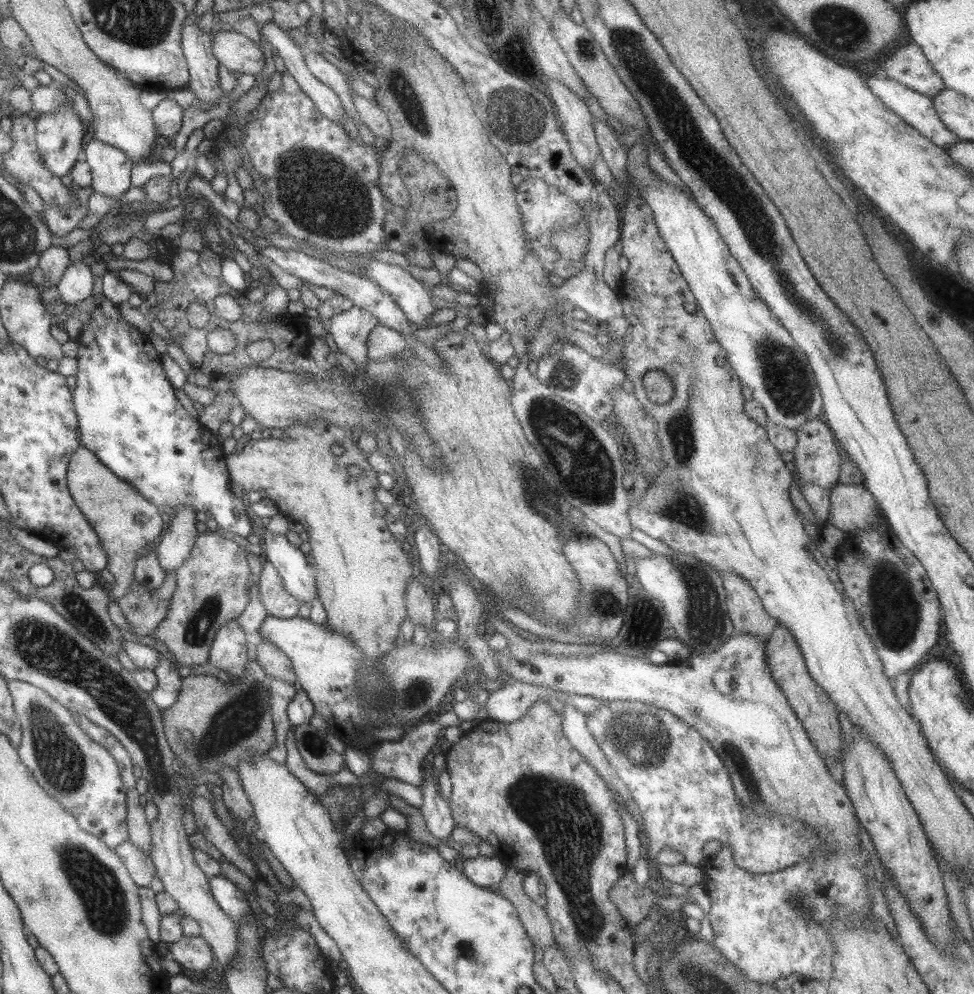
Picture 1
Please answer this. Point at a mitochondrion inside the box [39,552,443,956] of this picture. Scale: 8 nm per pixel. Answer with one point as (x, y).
(106, 904)

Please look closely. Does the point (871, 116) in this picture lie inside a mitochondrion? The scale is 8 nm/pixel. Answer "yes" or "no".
no

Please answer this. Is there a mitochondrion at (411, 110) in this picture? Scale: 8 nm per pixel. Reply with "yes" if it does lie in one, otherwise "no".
no

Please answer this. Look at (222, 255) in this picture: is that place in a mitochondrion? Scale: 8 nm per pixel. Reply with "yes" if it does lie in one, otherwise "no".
no

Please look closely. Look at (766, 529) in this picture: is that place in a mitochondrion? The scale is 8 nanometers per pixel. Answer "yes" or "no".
no

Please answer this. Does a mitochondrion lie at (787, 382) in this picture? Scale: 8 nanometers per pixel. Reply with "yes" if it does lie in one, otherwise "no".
yes

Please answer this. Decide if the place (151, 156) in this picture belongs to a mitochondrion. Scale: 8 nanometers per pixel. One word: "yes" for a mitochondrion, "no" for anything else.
no

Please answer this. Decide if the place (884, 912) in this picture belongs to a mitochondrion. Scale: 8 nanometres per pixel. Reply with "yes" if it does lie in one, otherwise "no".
no

